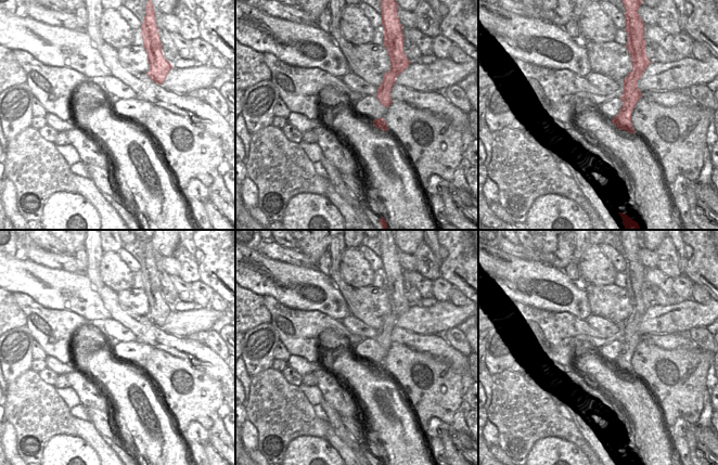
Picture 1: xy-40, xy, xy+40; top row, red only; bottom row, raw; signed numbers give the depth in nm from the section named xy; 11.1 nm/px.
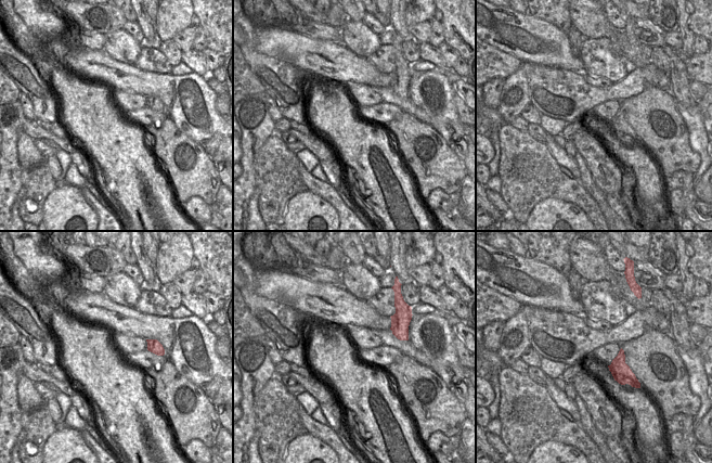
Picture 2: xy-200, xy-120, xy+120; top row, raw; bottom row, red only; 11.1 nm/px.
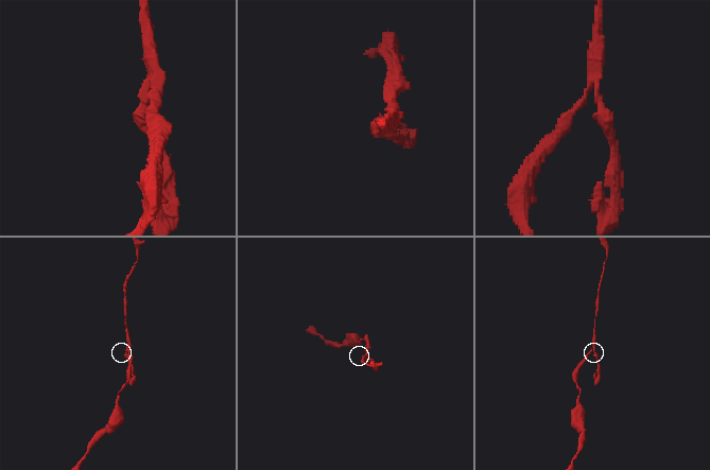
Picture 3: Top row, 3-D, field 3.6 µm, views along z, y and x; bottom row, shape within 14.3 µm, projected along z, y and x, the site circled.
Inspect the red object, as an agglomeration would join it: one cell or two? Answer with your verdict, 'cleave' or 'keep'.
cleave

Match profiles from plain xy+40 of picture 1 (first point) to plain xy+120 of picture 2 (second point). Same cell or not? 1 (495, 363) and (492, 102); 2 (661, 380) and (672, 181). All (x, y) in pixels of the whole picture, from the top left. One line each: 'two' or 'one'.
1: two
2: two

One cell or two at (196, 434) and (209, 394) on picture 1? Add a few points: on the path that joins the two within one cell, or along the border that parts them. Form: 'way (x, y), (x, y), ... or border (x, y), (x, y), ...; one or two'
border (207, 429), (196, 422), (191, 422), (181, 435); two

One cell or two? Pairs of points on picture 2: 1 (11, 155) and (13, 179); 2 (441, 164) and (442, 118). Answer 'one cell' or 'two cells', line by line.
1: one cell
2: two cells

